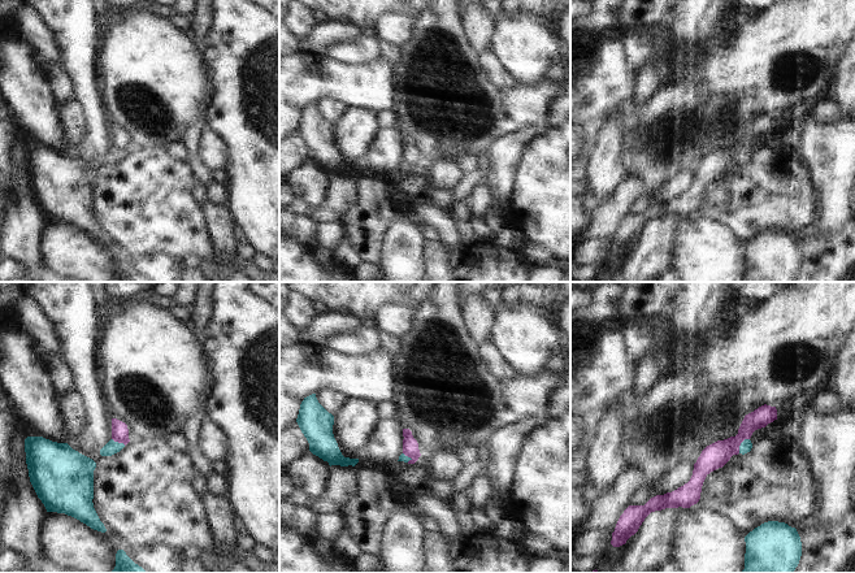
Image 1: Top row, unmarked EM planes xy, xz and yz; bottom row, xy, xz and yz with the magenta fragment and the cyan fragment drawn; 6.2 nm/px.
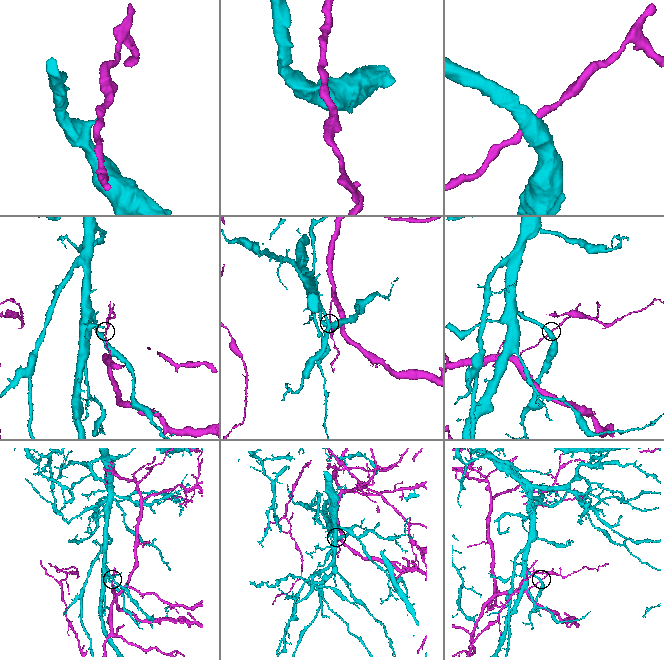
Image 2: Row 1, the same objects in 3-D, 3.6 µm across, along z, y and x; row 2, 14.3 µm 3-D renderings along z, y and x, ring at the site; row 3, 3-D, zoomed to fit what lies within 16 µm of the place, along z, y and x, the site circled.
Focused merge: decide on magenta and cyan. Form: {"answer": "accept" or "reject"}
{"answer": "reject"}

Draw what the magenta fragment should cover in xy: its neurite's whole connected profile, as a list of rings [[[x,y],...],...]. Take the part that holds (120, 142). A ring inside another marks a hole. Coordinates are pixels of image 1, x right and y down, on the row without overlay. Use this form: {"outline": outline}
{"outline": [[[112,127],[112,148],[125,155],[130,151],[127,134],[117,127]]]}

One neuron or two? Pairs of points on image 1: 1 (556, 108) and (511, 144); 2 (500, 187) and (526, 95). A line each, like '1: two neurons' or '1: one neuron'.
1: one neuron
2: two neurons

